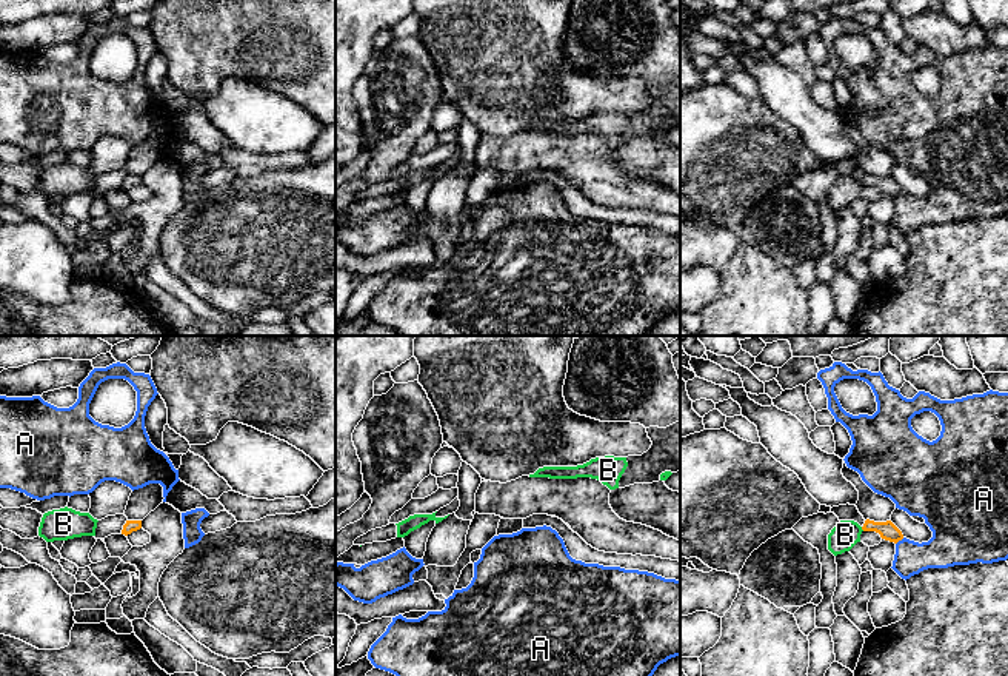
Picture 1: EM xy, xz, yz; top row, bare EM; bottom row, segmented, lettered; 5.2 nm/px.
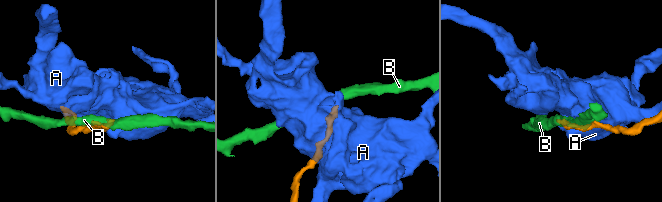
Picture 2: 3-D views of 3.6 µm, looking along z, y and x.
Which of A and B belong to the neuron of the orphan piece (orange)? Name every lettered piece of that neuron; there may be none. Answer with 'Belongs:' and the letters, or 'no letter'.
Belongs: no letter

